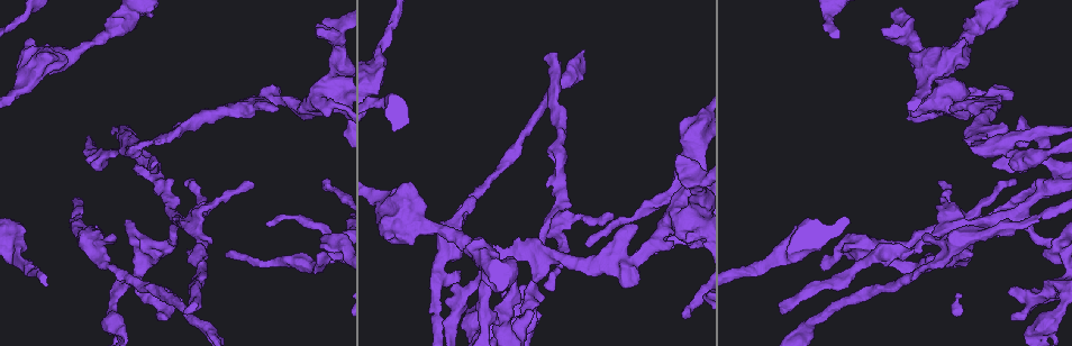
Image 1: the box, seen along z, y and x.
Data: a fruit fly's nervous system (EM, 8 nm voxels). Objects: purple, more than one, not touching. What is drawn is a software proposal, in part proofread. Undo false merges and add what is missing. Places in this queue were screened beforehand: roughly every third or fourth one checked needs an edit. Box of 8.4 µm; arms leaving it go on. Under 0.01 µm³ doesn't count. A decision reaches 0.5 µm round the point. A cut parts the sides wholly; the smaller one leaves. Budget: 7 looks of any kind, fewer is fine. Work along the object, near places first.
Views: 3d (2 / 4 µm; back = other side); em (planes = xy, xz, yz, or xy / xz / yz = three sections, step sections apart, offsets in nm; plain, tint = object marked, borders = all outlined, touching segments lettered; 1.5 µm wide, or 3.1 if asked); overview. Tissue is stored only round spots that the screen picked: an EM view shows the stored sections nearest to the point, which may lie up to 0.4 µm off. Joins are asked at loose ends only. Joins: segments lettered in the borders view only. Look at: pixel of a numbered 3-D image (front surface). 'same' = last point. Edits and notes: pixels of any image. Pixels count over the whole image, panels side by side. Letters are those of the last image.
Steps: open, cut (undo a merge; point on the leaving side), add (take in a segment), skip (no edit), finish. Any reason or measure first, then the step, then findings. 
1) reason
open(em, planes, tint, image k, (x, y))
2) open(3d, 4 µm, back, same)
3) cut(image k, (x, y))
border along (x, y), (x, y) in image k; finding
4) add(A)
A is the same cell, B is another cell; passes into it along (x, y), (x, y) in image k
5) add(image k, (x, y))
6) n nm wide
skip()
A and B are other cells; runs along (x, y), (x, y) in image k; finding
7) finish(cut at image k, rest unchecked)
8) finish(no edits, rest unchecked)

long arm stops here
open(3d, 4 µm, image 1, (546, 58))

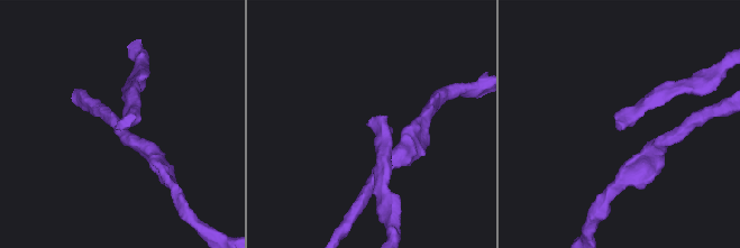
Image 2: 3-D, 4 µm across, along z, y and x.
now the EM
open(em, xz, step 8, borders, image 2, (620, 129))

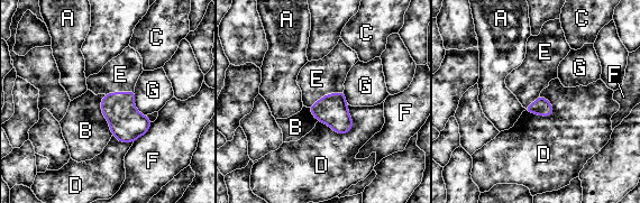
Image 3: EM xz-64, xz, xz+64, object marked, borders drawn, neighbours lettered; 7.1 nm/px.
130 nm wide
add(image 3, (317, 79))
E is the same cell, A, B, C, D, F and G are other cells; passes into it along (332, 110), (327, 94), (317, 79) in image 3; it goes on there

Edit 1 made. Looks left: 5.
free end
open(em, planes, borders, image 1, (33, 39))

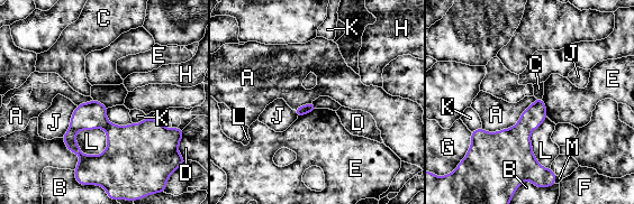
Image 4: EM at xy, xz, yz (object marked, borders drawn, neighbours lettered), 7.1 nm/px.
skip()
A, B, C, D, E, F, G, H, J, K, L and M are other cells; border along (536, 99), (513, 126), (481, 128) in image 4; no lettered segment goes on from it

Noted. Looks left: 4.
finish(add at image 3, rest unchecked)

